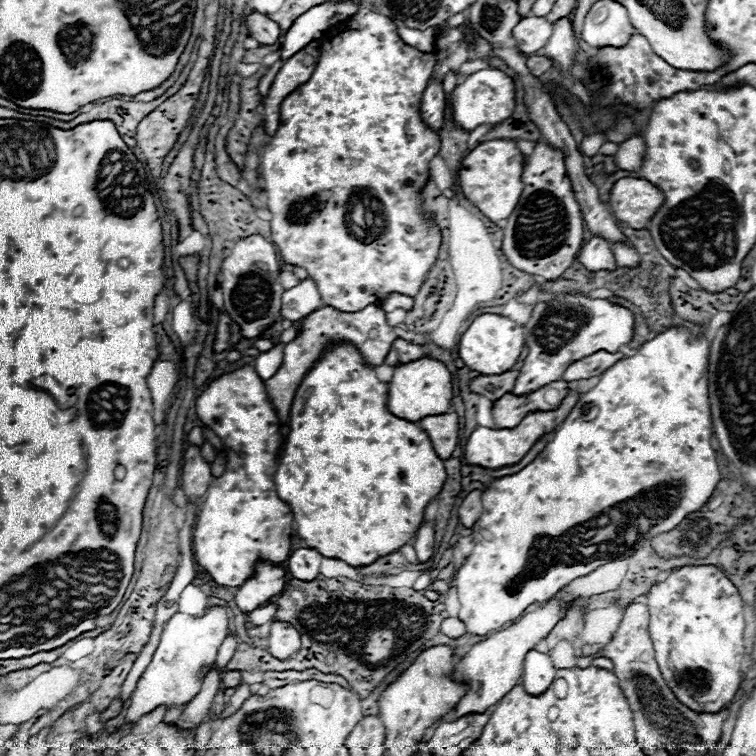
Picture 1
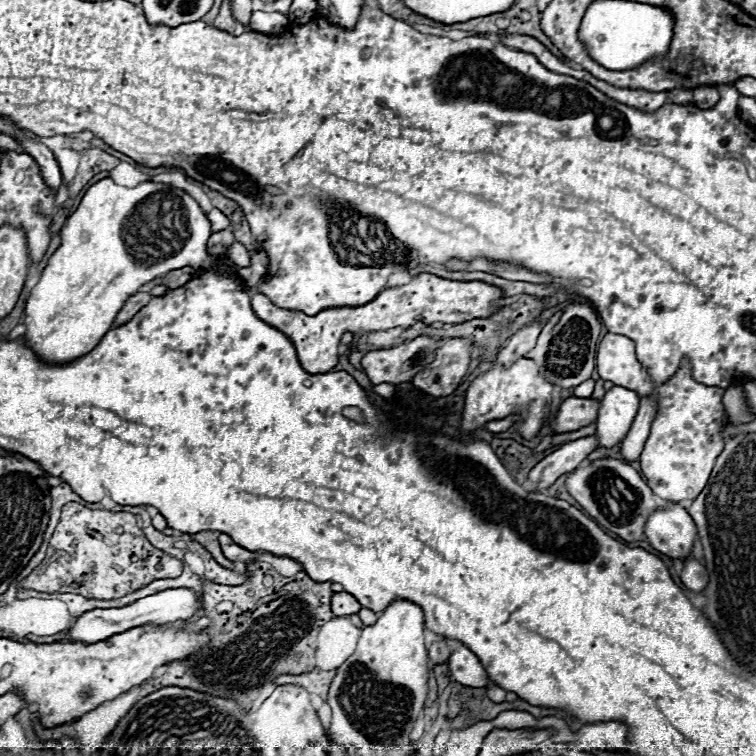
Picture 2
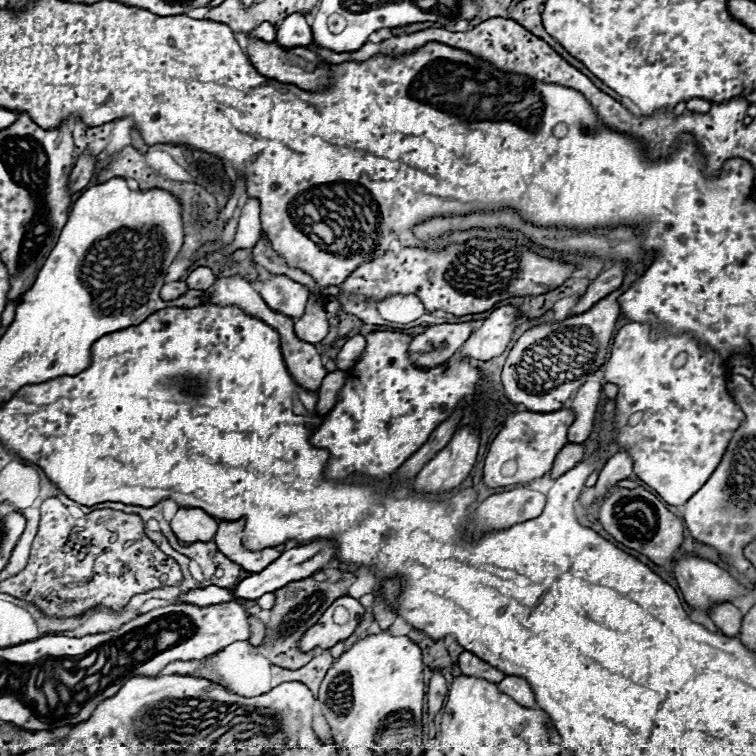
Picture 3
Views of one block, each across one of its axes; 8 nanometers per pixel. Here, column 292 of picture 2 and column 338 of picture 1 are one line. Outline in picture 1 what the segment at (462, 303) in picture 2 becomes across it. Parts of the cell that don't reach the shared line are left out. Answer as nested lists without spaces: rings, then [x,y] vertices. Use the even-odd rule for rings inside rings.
[[[368,304],[364,310],[358,310],[354,314],[324,306],[324,308],[318,308],[316,312],[308,314],[302,320],[302,324],[304,324],[302,334],[296,340],[286,344],[284,362],[278,368],[278,372],[270,380],[264,380],[264,384],[268,384],[268,396],[272,396],[272,404],[276,404],[276,412],[278,412],[282,424],[288,422],[288,418],[290,418],[290,406],[292,406],[298,386],[302,384],[308,370],[318,362],[318,358],[324,354],[324,350],[330,344],[348,342],[358,348],[358,352],[362,354],[362,358],[368,366],[380,366],[388,354],[388,348],[392,348],[392,340],[396,340],[394,328],[386,322],[386,312],[380,308],[380,304]]]

